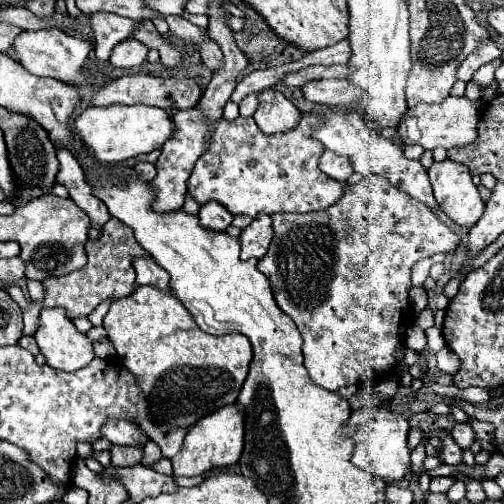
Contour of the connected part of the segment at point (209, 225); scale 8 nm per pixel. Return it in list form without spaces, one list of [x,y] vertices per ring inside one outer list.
[[[205,203],[199,209],[199,225],[209,231],[225,231],[233,221],[233,215],[219,203]]]

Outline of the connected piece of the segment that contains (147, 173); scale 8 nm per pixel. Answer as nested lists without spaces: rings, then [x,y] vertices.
[[[138,162],[137,165],[133,167],[133,171],[135,171],[135,175],[137,175],[139,179],[143,179],[143,181],[151,181],[151,179],[155,177],[155,165],[153,165],[153,163]]]

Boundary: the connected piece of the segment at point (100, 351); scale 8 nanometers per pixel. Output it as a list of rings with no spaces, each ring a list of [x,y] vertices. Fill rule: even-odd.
[[[107,337],[103,341],[94,343],[94,352],[96,357],[103,360],[107,359],[109,355],[116,354],[113,344]]]

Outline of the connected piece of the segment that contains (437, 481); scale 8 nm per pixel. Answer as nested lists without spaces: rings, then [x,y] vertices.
[[[433,477],[429,491],[431,493],[447,493],[455,481],[457,481],[455,477]]]

